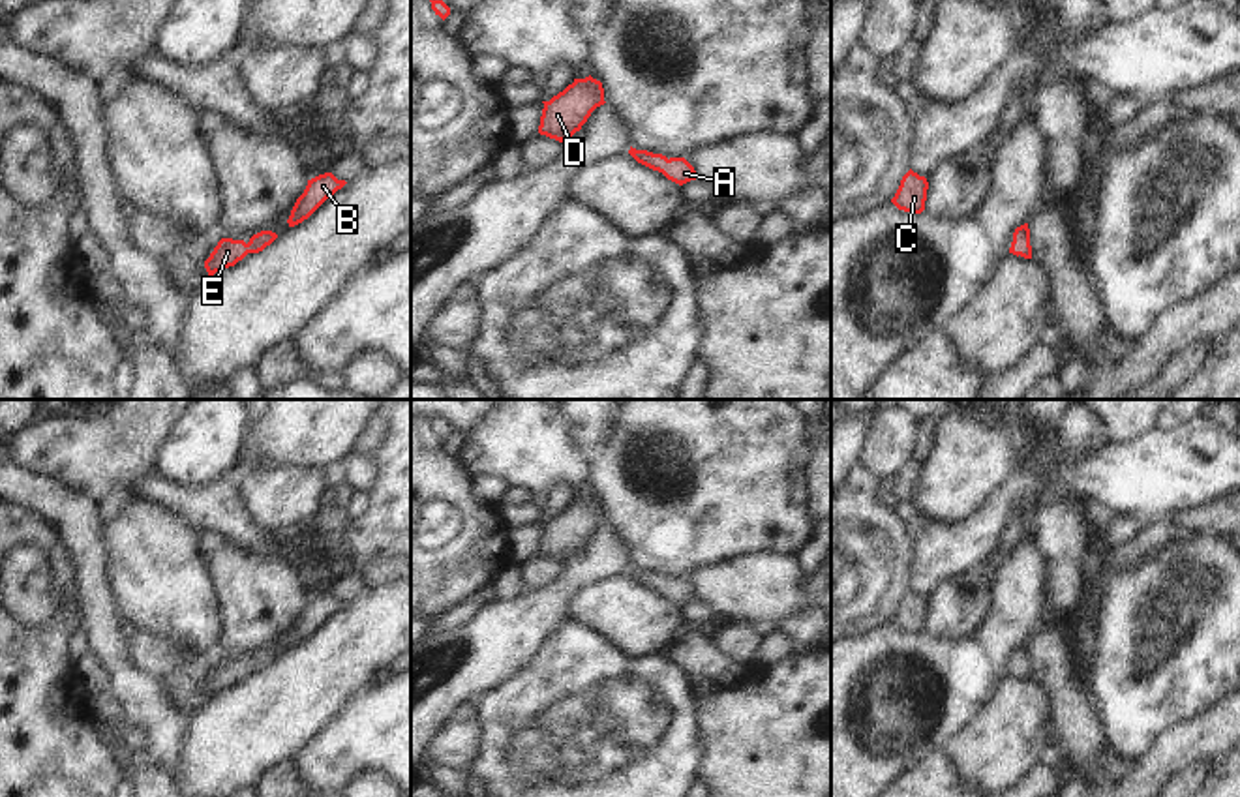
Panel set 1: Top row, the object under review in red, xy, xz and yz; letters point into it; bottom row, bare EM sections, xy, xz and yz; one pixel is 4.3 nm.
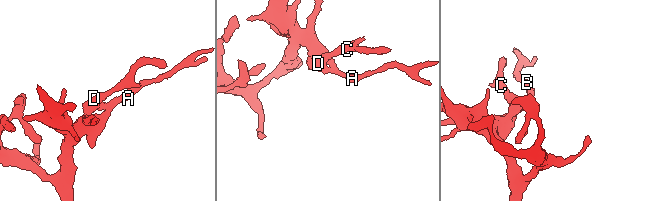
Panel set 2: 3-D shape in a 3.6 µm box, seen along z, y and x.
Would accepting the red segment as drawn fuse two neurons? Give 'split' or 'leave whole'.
leave whole

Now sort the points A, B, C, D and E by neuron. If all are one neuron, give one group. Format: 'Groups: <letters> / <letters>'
Groups: A B C D E.

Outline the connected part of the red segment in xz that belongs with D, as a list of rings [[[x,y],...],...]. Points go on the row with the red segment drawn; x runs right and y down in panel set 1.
[[[589,75],[574,79],[563,92],[542,103],[538,133],[563,143],[580,131],[591,113],[606,101],[602,83]]]

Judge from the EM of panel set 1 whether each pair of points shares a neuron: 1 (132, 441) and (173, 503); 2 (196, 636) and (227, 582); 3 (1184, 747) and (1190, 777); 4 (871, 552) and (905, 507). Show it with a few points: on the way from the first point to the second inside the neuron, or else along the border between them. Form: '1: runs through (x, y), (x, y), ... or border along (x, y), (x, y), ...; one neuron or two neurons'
1: border along (152, 467), (136, 484), (137, 496); two neurons
2: border along (203, 559), (220, 612), (220, 644); two neurons
3: border along (1220, 758), (1201, 758), (1171, 777); two neurons
4: border along (893, 509), (905, 526); two neurons

